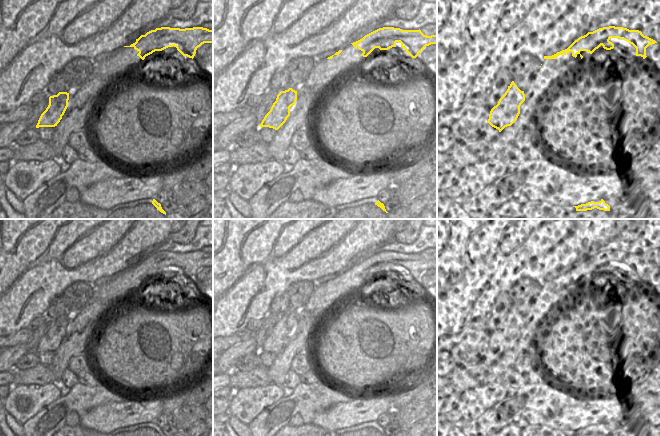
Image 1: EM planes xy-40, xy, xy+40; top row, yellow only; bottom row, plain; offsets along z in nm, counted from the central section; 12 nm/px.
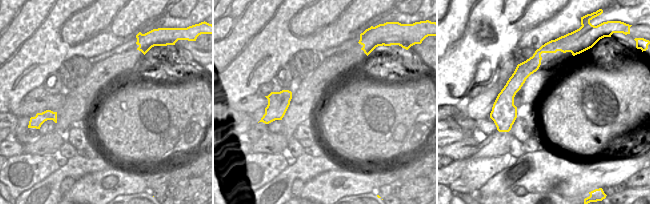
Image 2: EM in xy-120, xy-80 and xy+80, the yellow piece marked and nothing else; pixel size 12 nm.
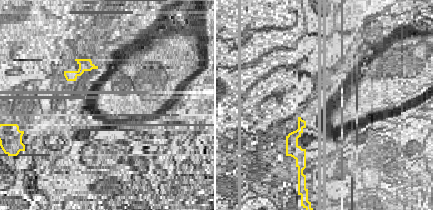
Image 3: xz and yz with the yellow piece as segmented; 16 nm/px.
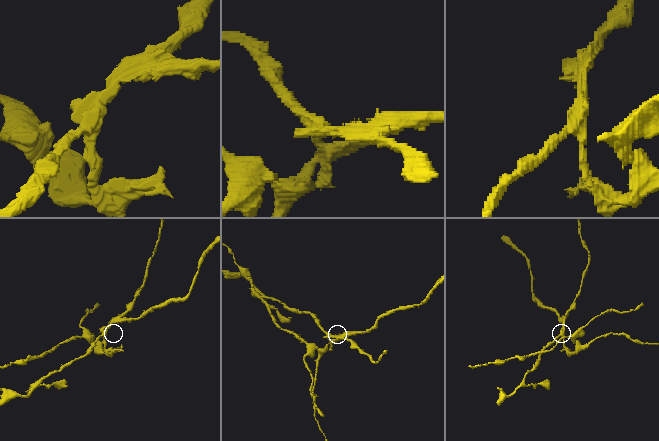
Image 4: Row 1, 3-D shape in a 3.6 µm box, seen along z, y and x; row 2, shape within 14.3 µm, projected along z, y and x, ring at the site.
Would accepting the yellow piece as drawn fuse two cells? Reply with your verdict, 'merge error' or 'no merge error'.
merge error

